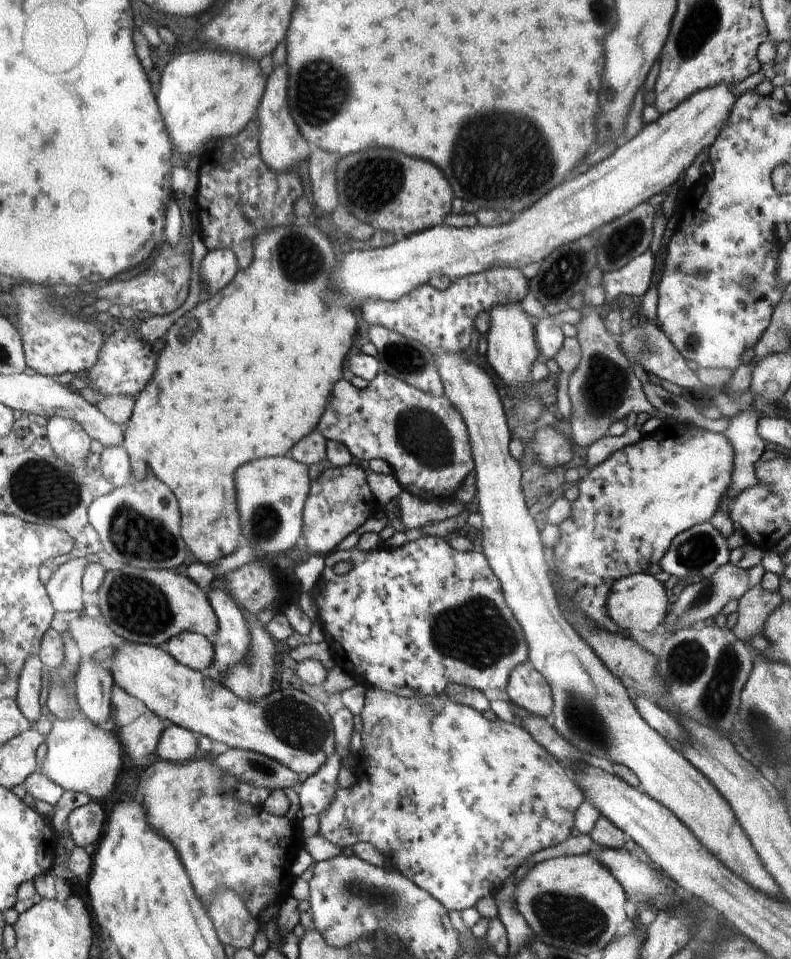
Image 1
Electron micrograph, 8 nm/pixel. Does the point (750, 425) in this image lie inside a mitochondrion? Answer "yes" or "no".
no

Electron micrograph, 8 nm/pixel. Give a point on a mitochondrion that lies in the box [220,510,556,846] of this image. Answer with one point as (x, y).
(477, 633)

